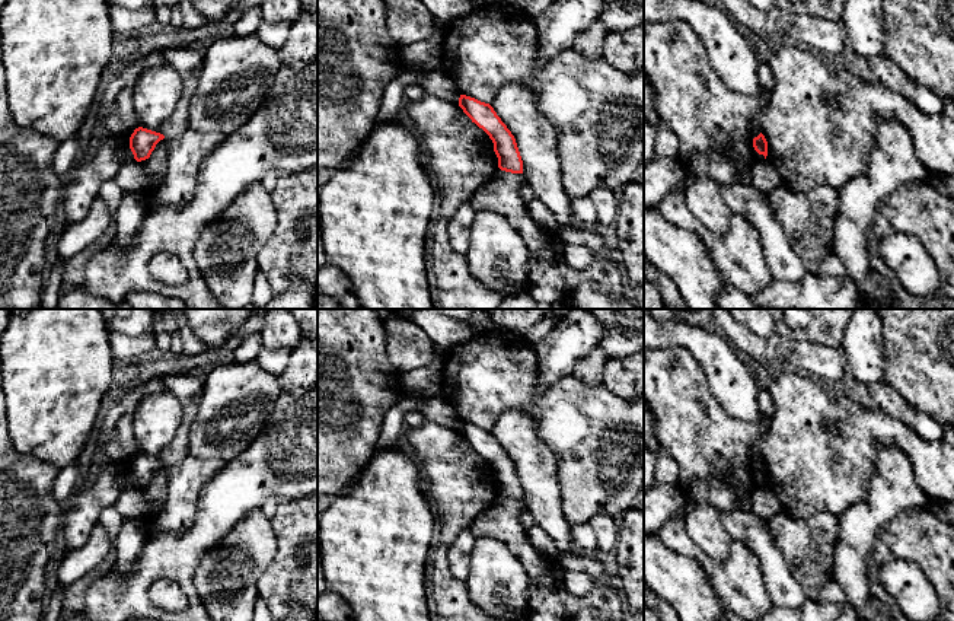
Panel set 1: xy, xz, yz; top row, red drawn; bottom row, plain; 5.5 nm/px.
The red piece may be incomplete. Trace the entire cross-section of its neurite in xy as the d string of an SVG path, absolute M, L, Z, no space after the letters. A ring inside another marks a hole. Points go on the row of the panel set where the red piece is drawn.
M143 127L134 130L130 137L130 149L137 162L146 160L150 157L156 144L163 140L165 136Z

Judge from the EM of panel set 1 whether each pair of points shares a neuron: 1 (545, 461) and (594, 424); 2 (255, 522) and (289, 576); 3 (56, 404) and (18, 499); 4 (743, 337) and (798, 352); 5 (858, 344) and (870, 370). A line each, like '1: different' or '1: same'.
1: different
2: different
3: different
4: same
5: same

